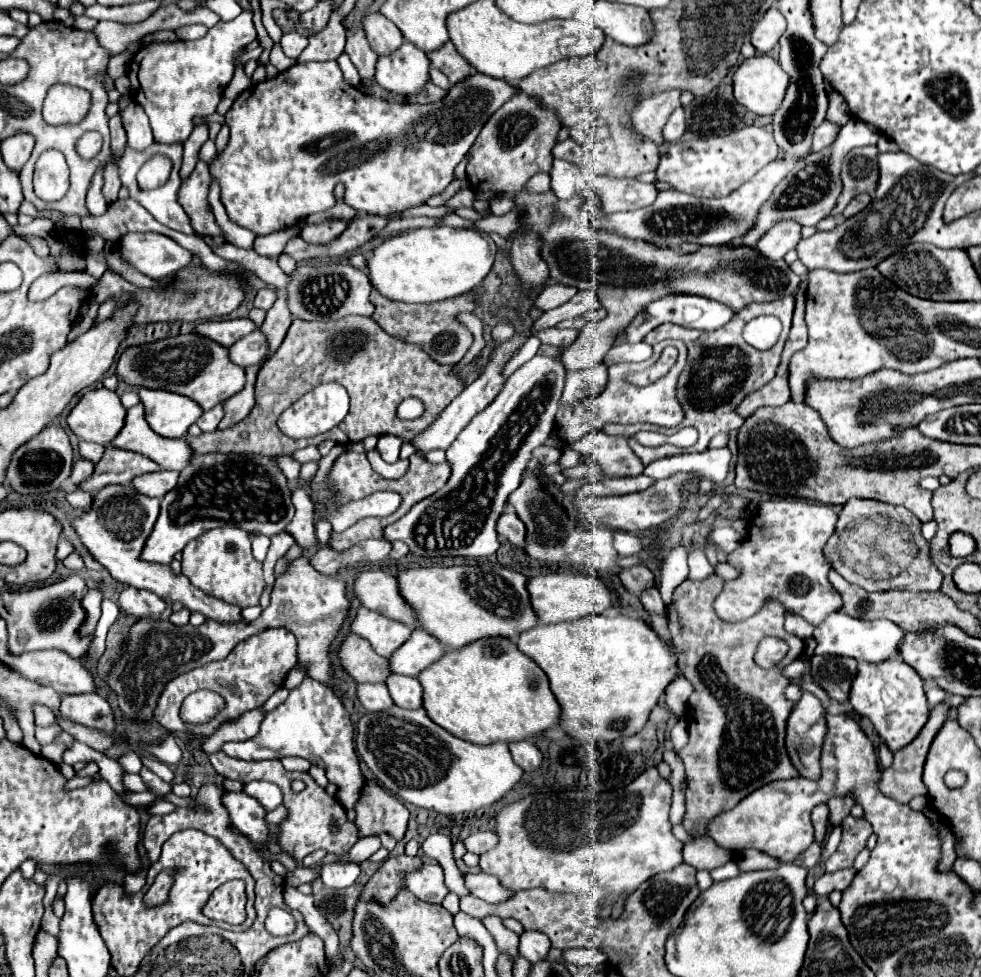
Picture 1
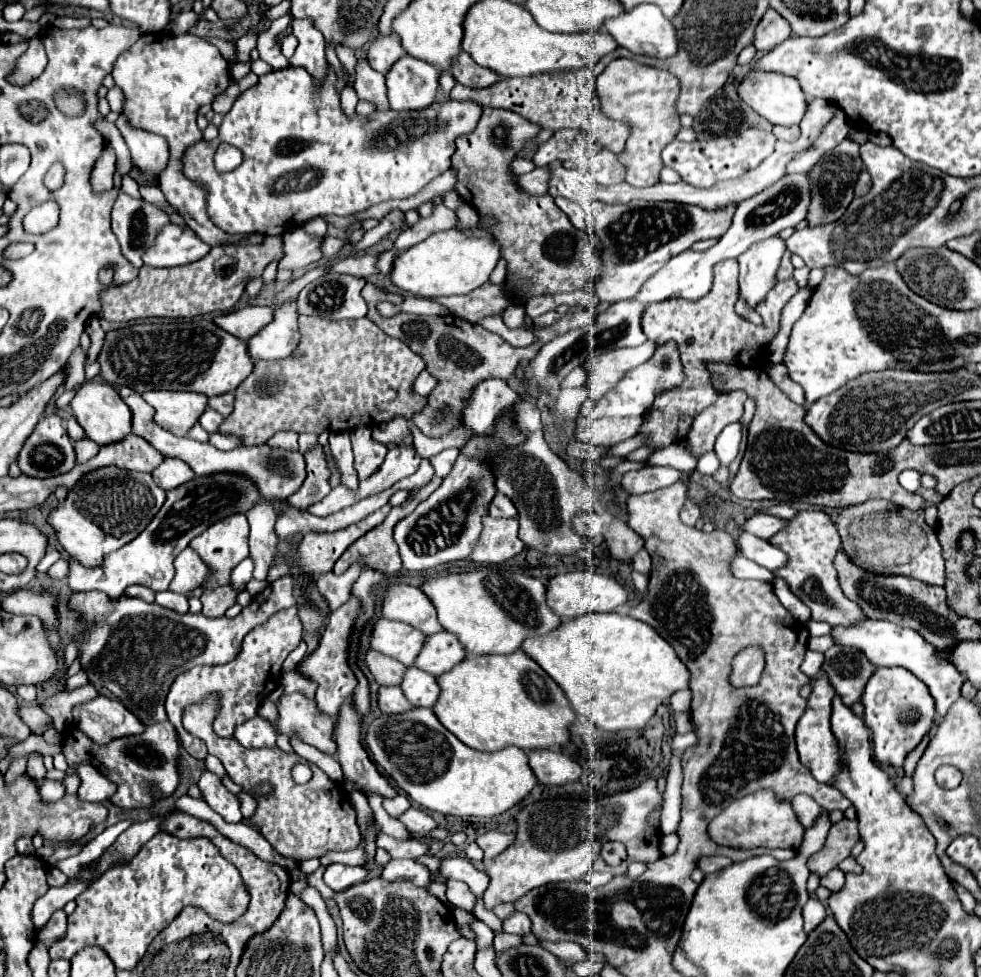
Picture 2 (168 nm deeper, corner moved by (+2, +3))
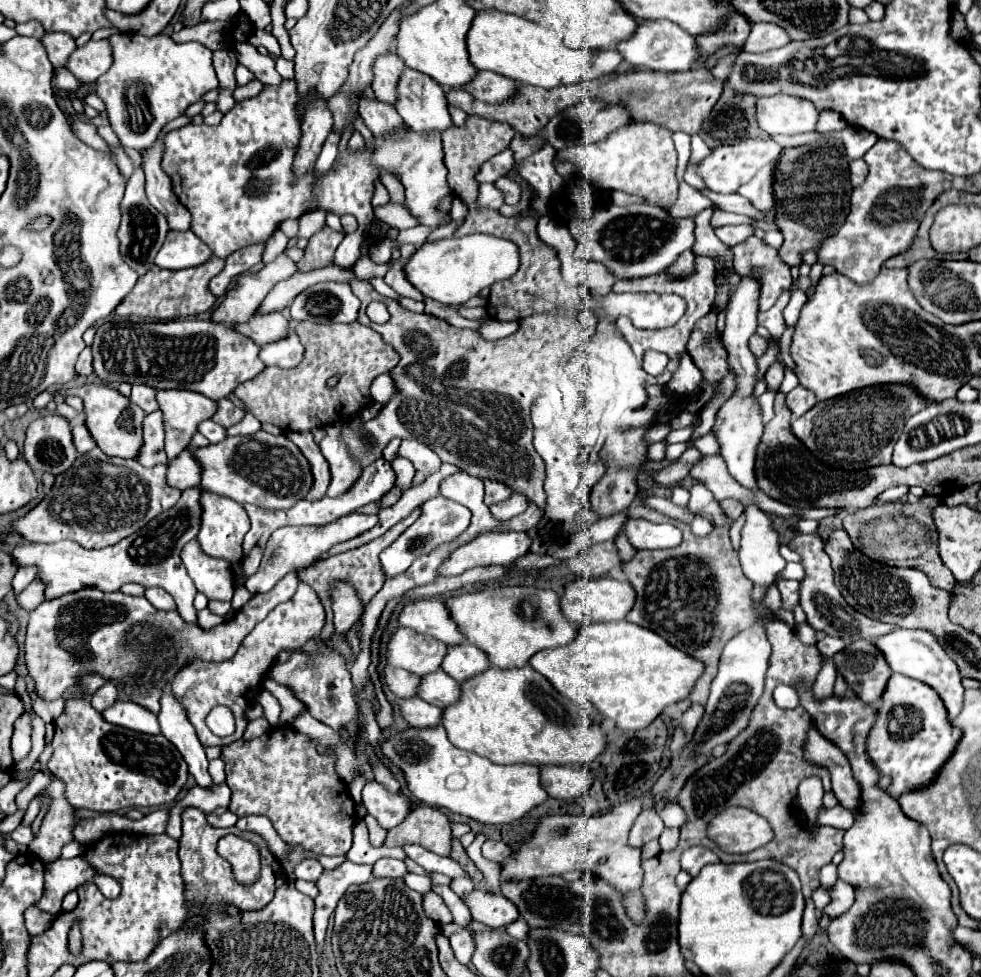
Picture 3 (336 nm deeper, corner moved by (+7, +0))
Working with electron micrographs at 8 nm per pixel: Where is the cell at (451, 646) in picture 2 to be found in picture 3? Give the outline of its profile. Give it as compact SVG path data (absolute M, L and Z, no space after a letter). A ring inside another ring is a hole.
M455 644L447 646L445 660L441 662L441 670L455 680L467 680L489 668L487 656L473 644Z

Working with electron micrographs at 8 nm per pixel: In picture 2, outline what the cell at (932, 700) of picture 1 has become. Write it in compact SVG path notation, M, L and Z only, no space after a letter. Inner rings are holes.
M868 619L868 621L858 623L856 627L846 627L846 629L834 627L832 635L834 635L836 643L850 645L850 647L856 647L862 653L866 653L866 657L870 657L870 661L876 667L900 665L900 667L906 667L910 673L914 673L920 681L924 681L928 685L930 693L934 695L938 717L944 717L946 711L950 709L950 705L960 699L960 687L964 683L964 675L954 667L952 661L938 657L938 651L914 629L906 629L906 627L888 623L888 621Z

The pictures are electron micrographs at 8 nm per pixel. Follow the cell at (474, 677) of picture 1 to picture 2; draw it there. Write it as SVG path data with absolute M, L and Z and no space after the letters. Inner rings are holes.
M524 651L498 657L470 655L462 665L458 665L458 669L440 675L438 681L442 681L442 697L434 705L434 713L450 733L472 749L500 751L514 745L528 753L536 749L560 749L570 743L570 725L576 721L576 711L570 701L566 701L566 695L556 681L552 681L548 673Z

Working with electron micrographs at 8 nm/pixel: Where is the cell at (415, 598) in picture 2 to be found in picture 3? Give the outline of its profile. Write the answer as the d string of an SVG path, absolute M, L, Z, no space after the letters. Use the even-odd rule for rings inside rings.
M419 598L419 600L409 600L399 616L397 616L401 626L413 628L419 634L429 634L447 646L461 644L465 638L461 636L459 628L451 620L445 604L437 598Z

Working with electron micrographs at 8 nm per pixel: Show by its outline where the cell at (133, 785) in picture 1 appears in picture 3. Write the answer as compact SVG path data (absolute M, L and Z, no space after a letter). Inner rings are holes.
M39 792L39 794L29 802L29 808L27 808L27 814L25 814L25 818L23 818L23 824L31 824L31 822L35 820L35 816L37 816L39 810L41 810L43 800L45 800L45 794Z

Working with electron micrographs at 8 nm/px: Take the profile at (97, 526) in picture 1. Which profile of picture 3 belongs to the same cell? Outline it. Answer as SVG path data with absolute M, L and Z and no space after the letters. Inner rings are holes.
M99 448L81 454L69 472L57 476L49 494L13 528L29 542L73 540L83 548L105 548L141 530L149 520L171 508L181 492L167 486L165 464L143 468L135 460L105 456Z

